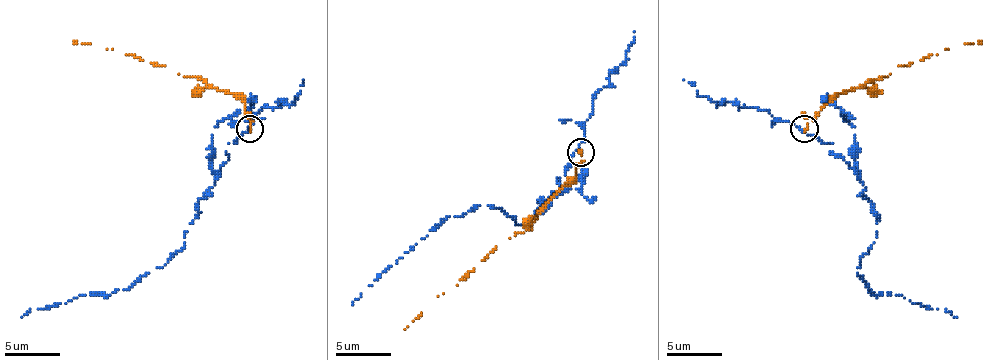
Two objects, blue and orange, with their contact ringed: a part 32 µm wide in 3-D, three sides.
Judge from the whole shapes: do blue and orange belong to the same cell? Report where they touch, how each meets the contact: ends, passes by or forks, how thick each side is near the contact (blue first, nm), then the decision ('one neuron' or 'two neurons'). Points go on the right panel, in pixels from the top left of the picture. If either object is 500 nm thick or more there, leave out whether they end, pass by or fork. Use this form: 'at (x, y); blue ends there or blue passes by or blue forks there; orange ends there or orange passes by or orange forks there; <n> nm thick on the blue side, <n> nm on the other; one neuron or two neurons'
at (804, 128); blue passes by; orange passes by; 190 nm thick on the blue side, 130 nm on the other; two neurons

